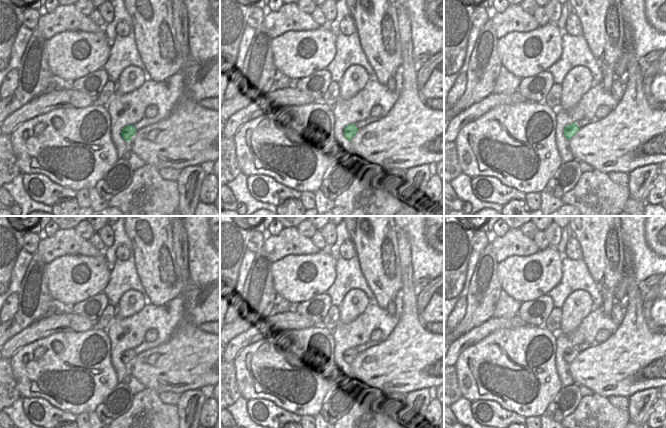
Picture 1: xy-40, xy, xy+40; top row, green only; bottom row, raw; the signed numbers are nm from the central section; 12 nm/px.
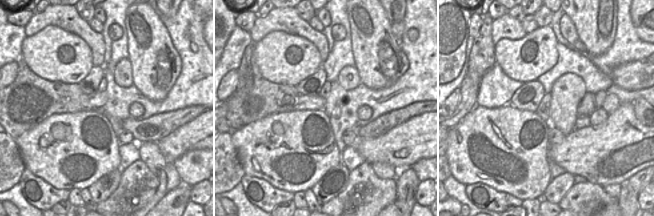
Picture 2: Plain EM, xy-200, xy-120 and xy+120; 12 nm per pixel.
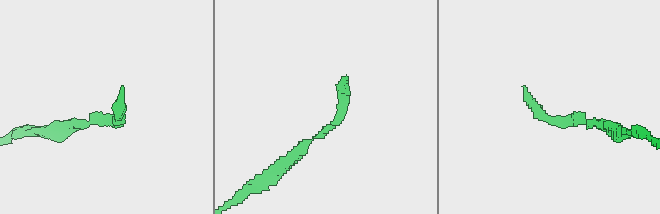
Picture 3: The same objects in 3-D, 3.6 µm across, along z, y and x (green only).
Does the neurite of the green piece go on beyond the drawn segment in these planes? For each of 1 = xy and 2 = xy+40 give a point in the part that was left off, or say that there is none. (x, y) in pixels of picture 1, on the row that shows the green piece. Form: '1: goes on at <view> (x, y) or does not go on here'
1: does not go on here
2: does not go on here

